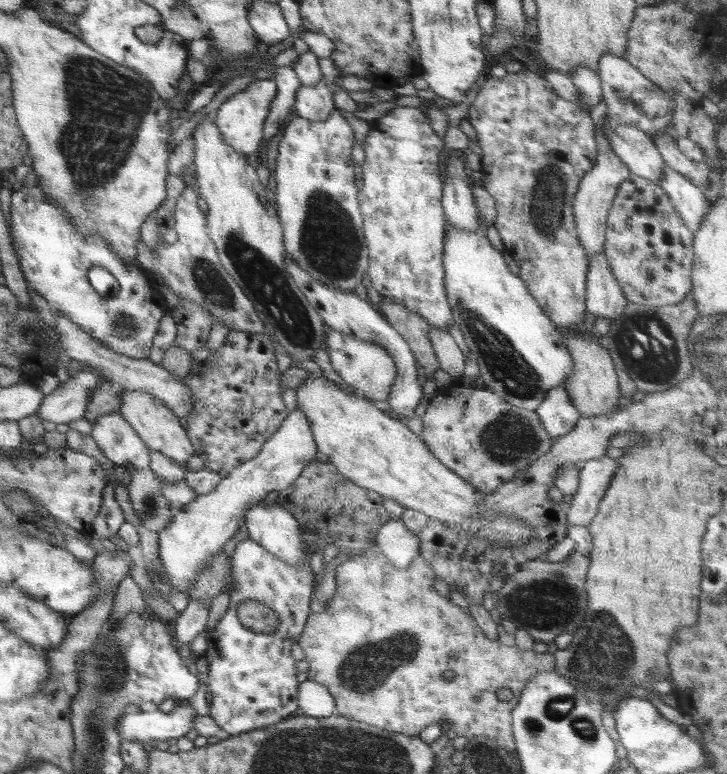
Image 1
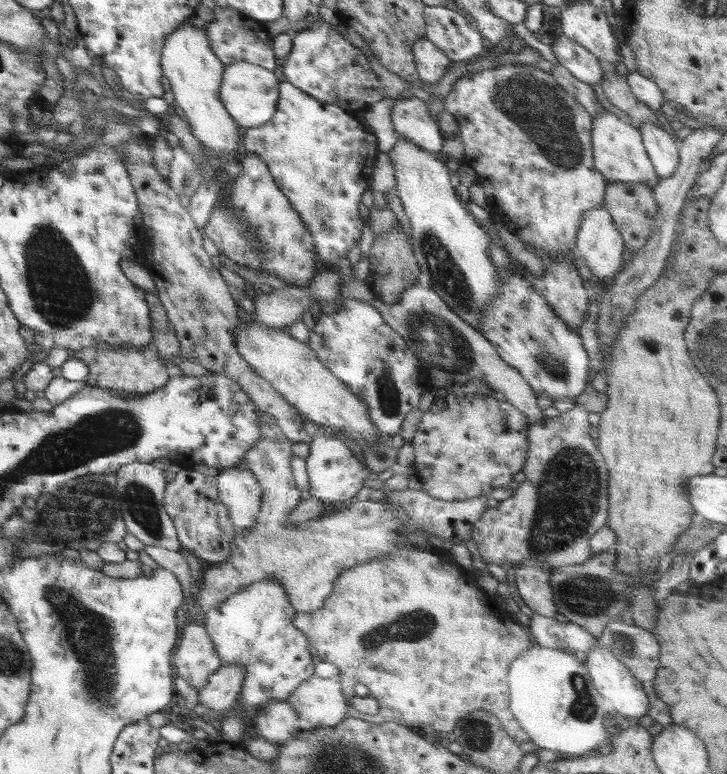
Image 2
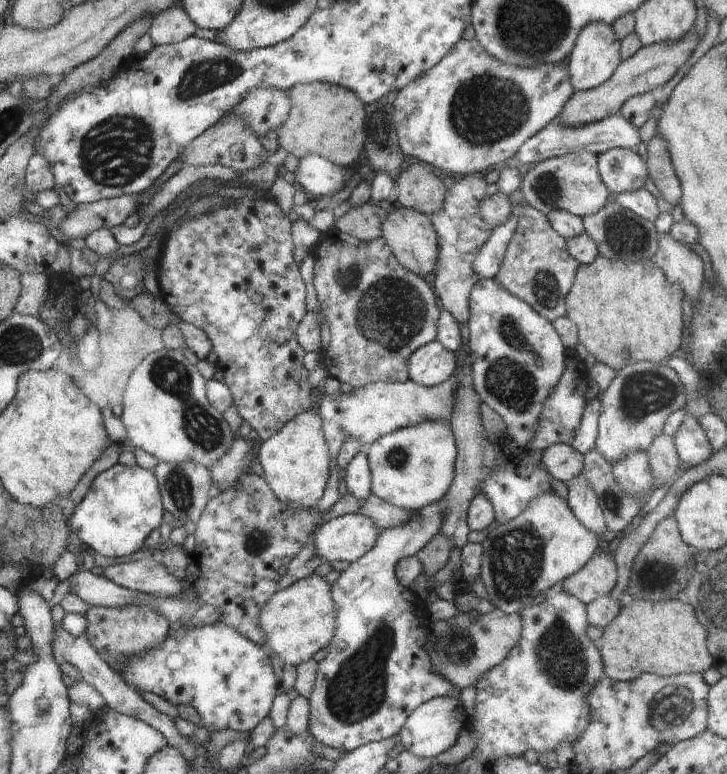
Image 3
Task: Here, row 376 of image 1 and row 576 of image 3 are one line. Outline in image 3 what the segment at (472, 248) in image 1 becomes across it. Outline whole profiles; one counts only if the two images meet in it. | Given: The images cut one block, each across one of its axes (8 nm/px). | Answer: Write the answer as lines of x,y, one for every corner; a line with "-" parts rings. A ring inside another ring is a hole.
554,490
546,491
533,498
529,505
516,518
489,531
486,539
481,543
483,553
481,556
482,582
488,592
487,600
492,602
496,609
508,614
519,613
524,607
530,605
532,600
552,589
556,582
564,580
578,572
596,552
598,544
605,536
591,533
575,516
566,499
556,495

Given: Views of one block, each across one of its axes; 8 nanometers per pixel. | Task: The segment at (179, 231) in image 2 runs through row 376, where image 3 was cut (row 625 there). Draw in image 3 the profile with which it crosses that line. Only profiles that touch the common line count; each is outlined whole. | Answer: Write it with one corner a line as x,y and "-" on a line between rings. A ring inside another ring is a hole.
250,472
242,477
232,489
222,491
219,496
216,496
216,498
213,500
207,501
207,505
202,511
201,517
195,524
196,530
193,534
195,537
195,547
193,552
188,554
191,562
185,570
184,580
192,585
192,588
194,588
195,592
197,593
201,604
206,603
207,605
214,605
216,609
220,609
222,611
220,621
232,626
235,631
238,631
242,636
249,638
252,642
263,646
266,652
269,653
270,650
268,650
268,646
266,646
266,635
259,621
259,614
261,613
262,607
269,601
269,598
280,589
278,581
281,576
278,574
278,568
283,564
287,565
289,562
292,562
293,558
296,558
296,555
302,550
302,547
306,544
306,541
317,530
319,525
329,521
330,519
338,518
339,516
348,513
357,512
358,509
359,502
357,498
350,494
340,497
335,504
327,510
325,516
321,515
321,512
316,508
316,506
309,509
299,509
298,507
293,507
292,505
282,502
274,494
274,492
272,492
272,489
268,486
268,483
264,477
260,477
256,475
256,473

